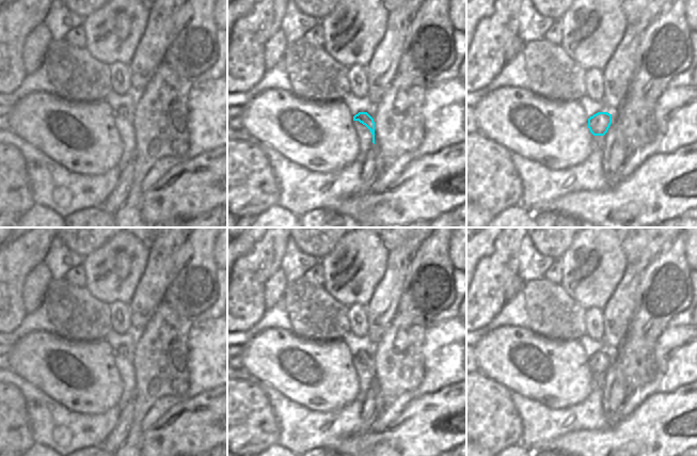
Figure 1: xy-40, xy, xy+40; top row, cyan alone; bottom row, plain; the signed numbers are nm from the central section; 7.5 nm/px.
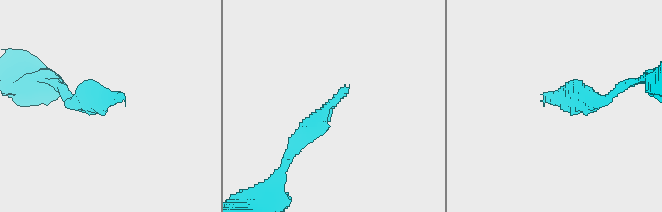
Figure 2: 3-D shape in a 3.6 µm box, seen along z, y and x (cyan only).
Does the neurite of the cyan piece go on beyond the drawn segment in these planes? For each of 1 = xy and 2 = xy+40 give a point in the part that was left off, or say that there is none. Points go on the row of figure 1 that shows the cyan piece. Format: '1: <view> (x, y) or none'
1: none
2: none

